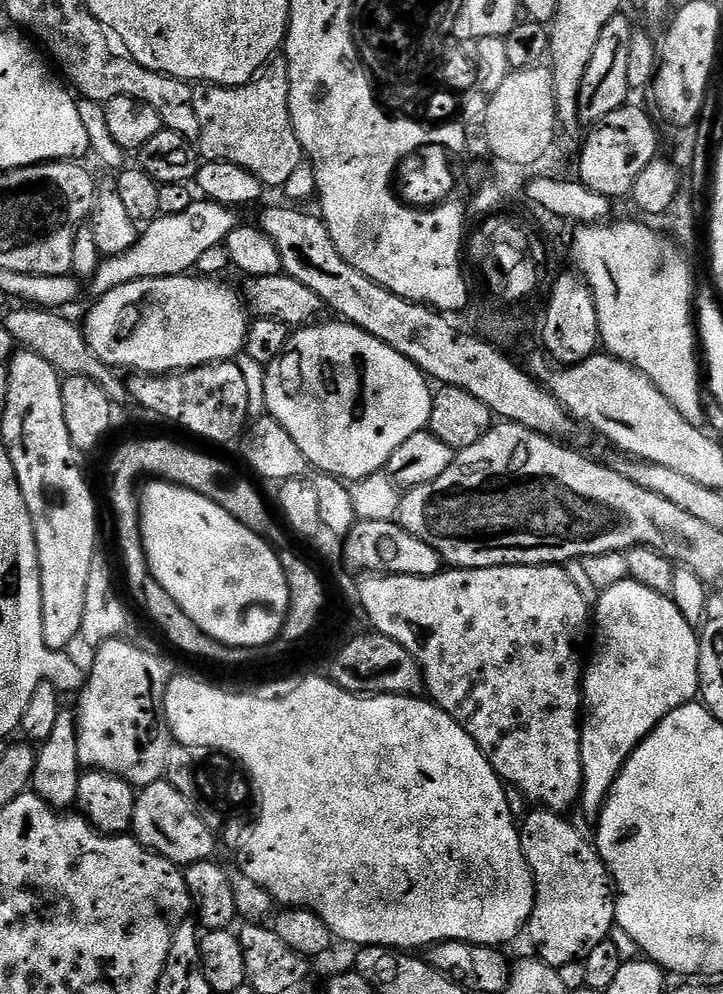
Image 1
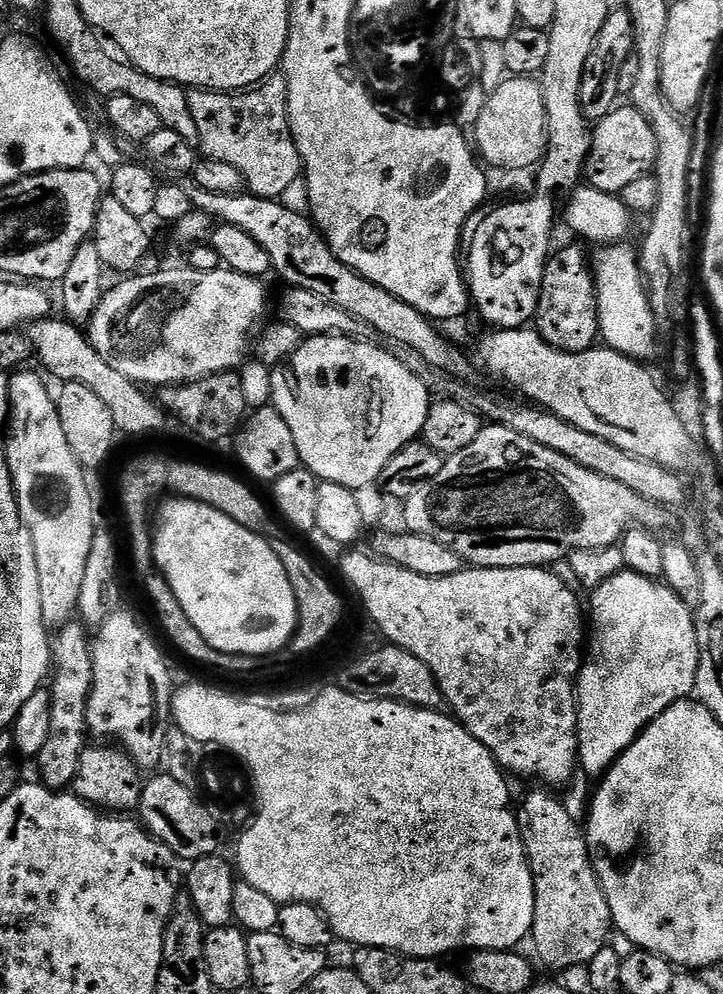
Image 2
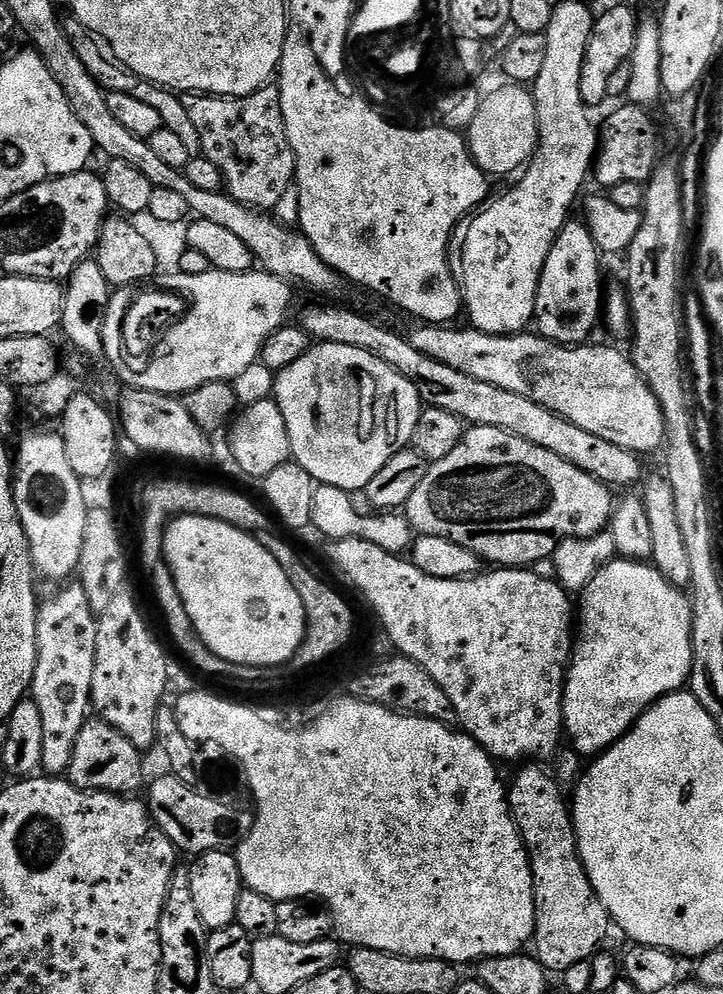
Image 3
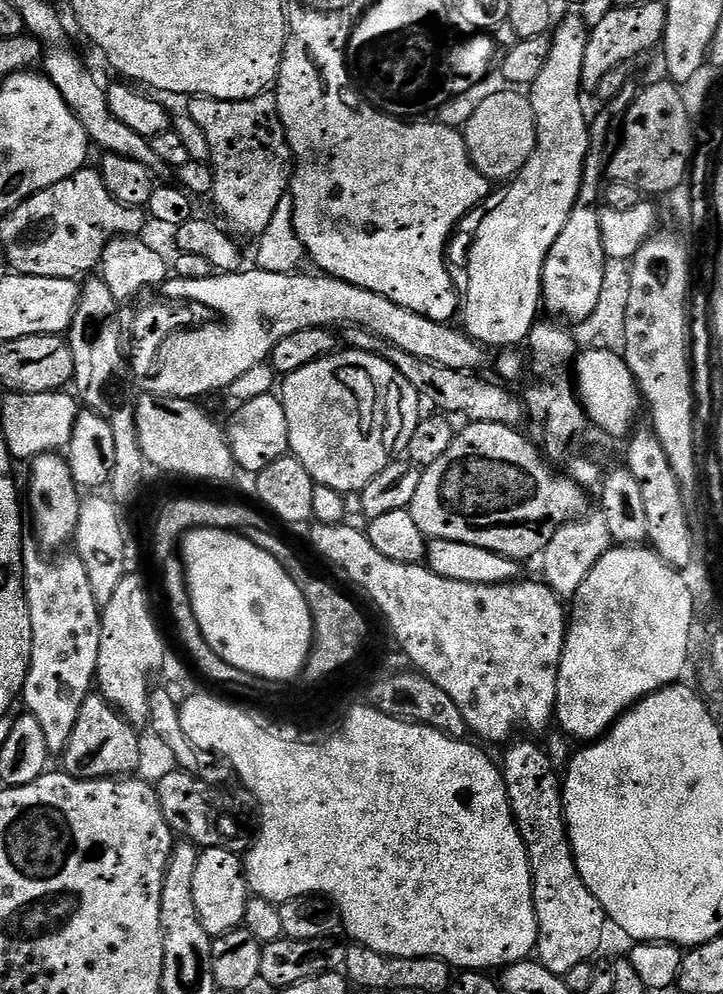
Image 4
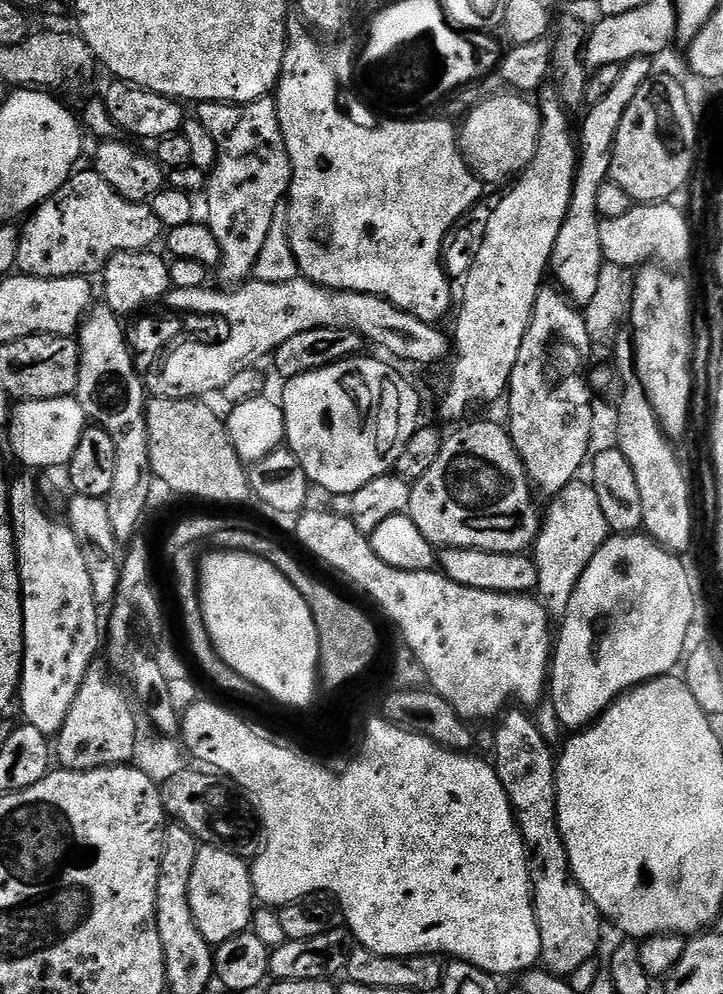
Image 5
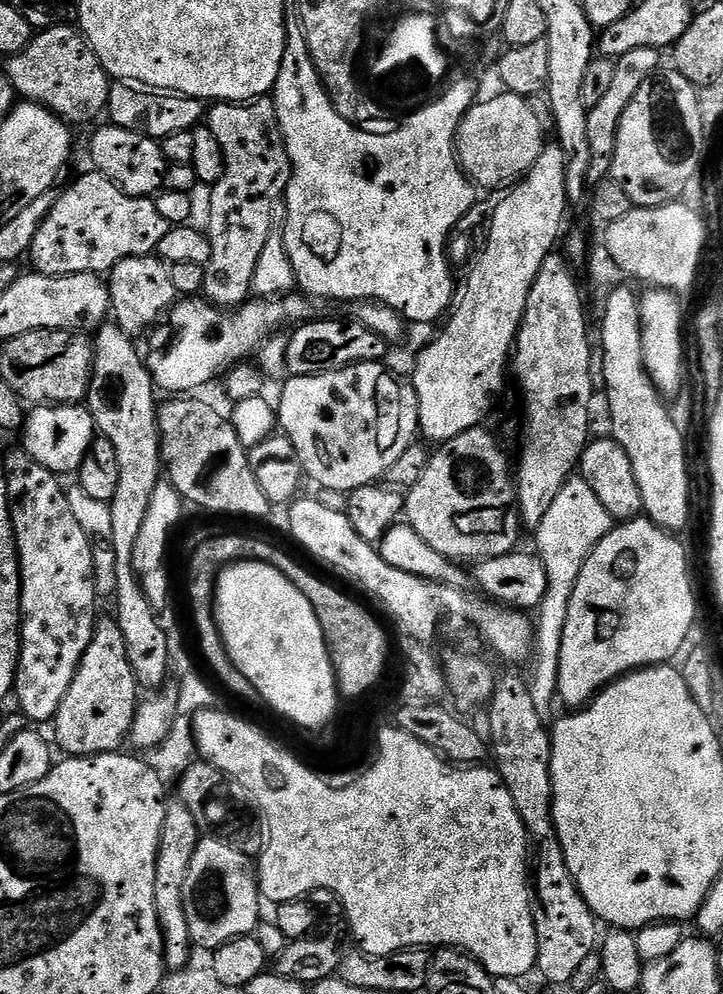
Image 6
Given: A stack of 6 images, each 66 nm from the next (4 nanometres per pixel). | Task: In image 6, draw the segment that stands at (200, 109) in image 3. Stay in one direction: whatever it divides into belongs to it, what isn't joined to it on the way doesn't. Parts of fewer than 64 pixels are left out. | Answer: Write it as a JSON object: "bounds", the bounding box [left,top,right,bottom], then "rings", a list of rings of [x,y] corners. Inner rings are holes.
{"bounds":[203,98,292,310],"rings":[[[261,98],[259,100],[250,100],[247,102],[220,102],[216,109],[209,111],[206,116],[206,126],[214,134],[214,138],[218,142],[218,146],[222,146],[222,158],[224,159],[224,173],[222,178],[215,181],[211,186],[212,197],[208,200],[208,228],[206,227],[206,235],[210,242],[210,258],[204,265],[204,290],[203,299],[207,303],[221,310],[235,310],[242,304],[248,303],[250,293],[252,292],[252,283],[254,282],[254,269],[258,266],[258,254],[262,254],[263,248],[266,246],[266,238],[270,238],[272,226],[278,205],[281,203],[282,197],[288,191],[288,183],[292,177],[292,163],[288,157],[288,151],[284,145],[284,136],[280,133],[280,123],[276,117],[276,105],[271,99]]]}

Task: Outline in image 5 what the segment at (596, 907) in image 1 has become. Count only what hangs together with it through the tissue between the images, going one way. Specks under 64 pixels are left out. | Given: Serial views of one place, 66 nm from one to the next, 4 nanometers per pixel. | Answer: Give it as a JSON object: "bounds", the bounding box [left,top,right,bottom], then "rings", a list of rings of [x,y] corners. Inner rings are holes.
{"bounds":[494,706,602,978],"rings":[[[512,706],[495,721],[496,724],[496,760],[494,767],[502,786],[508,795],[512,813],[516,815],[516,824],[524,839],[524,847],[530,853],[532,872],[532,905],[536,911],[538,934],[542,938],[540,964],[547,971],[561,978],[571,978],[574,970],[582,966],[582,962],[593,959],[600,948],[600,923],[602,917],[594,902],[582,890],[582,886],[574,878],[572,867],[568,861],[568,851],[558,826],[556,813],[556,762],[554,749],[548,745],[546,738],[538,734],[538,726],[531,715],[528,716],[523,707]]]}

